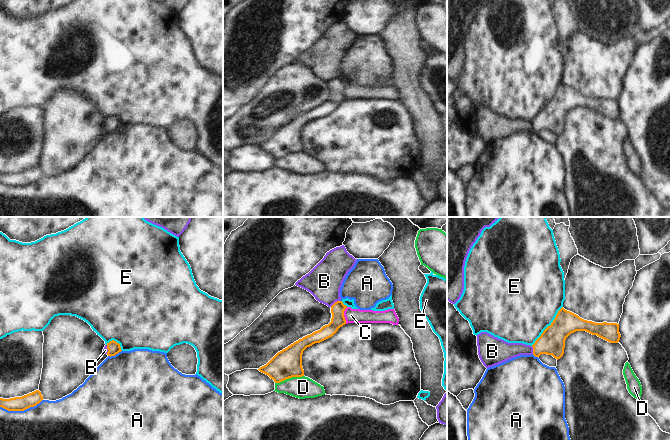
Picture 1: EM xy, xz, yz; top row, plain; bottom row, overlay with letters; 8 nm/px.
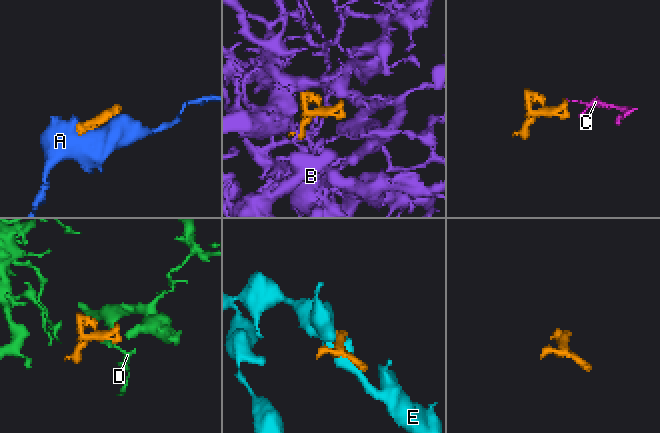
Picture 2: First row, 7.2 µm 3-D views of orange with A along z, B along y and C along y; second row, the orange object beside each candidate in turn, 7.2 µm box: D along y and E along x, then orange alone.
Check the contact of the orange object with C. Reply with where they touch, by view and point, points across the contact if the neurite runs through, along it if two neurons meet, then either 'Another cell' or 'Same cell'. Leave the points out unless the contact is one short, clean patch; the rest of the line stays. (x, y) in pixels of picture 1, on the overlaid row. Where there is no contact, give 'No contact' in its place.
Touches orange at xz (343, 315). Boundary: xz (347, 307), (344, 311), (345, 323). Another cell

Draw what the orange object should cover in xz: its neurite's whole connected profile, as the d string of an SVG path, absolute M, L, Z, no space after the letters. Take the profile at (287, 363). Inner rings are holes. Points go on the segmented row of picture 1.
M342 301L335 302L331 306L332 318L328 325L278 352L266 365L258 370L268 375L275 383L280 383L292 377L304 376L302 367L303 351L315 343L320 343L332 337L340 327L345 325L344 311L346 308L347 306Z

